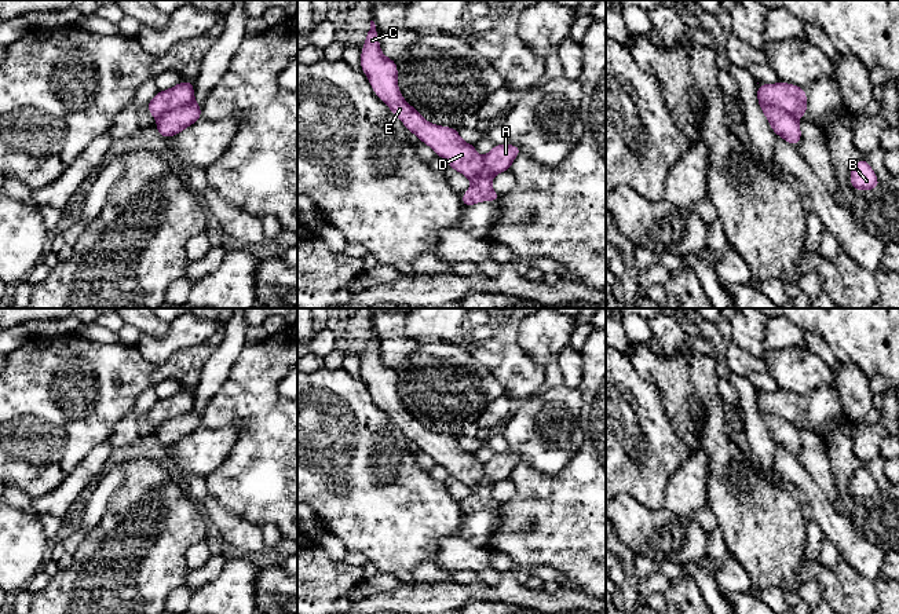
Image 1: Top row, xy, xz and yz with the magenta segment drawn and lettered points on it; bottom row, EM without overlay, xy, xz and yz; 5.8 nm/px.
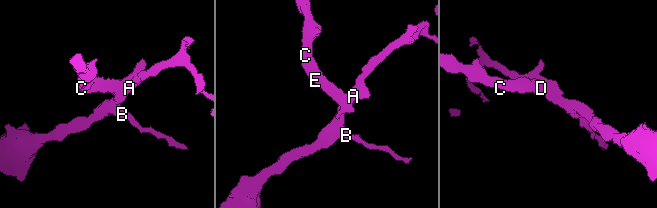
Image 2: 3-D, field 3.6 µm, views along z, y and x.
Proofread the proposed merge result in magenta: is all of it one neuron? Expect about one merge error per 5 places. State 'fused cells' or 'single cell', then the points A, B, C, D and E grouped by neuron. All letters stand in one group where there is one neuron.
fused cells; groups A B / C D E

